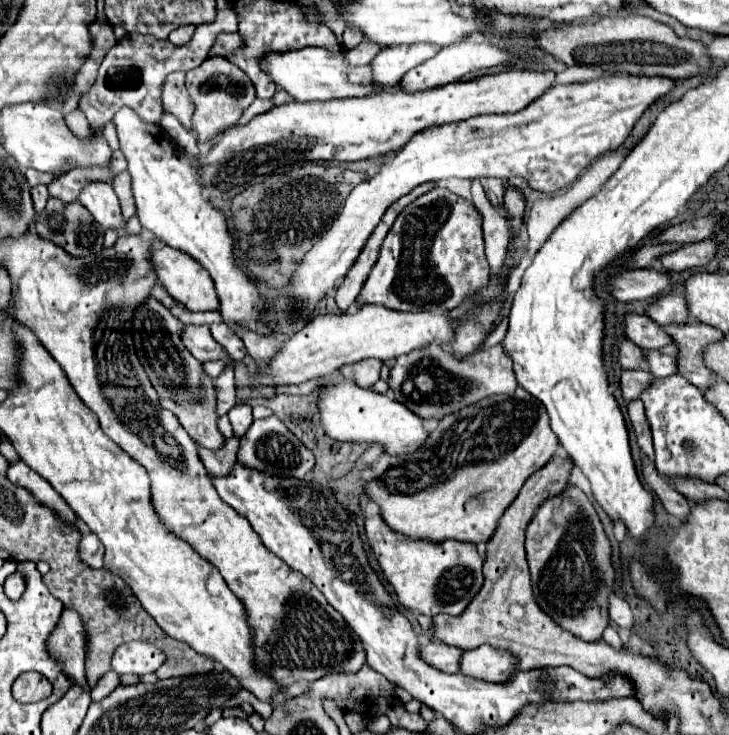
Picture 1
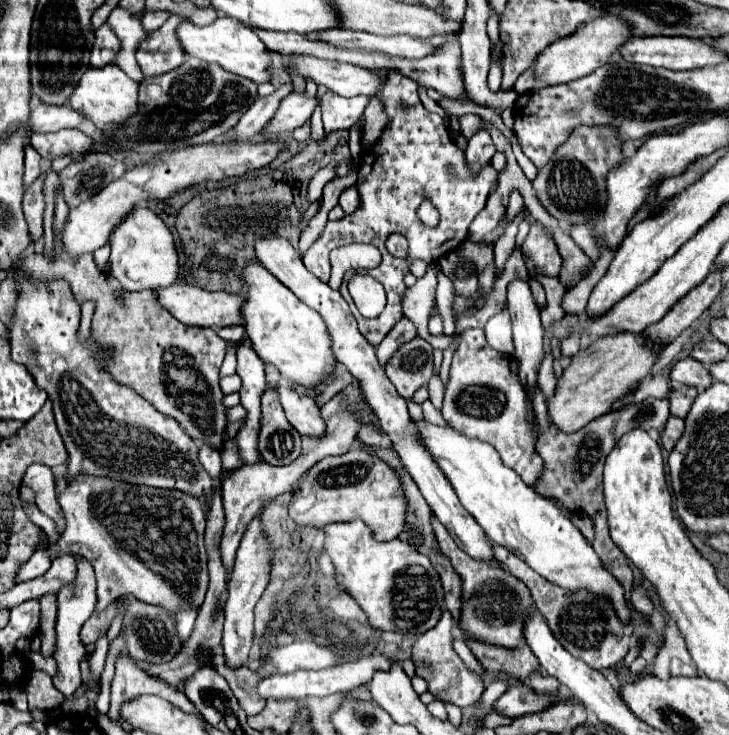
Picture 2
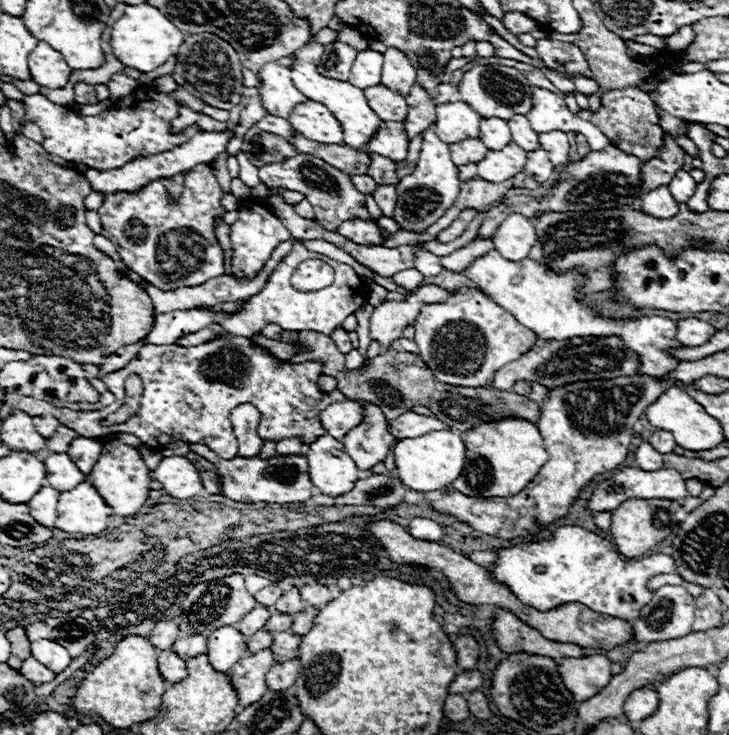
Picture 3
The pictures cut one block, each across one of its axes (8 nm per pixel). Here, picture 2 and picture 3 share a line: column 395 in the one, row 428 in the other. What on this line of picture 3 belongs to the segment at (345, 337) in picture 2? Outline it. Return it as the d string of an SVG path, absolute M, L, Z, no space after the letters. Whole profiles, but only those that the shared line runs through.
M412 410L400 414L398 418L390 420L388 424L388 432L396 438L396 440L404 440L404 438L416 438L420 434L432 432L432 430L446 430L444 422L440 422L438 418L428 418L428 416L420 416Z

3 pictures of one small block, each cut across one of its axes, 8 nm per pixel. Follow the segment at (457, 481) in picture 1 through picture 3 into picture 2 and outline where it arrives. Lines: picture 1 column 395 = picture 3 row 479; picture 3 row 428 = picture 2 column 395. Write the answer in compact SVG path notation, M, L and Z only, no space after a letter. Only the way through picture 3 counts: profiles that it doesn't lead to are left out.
M352 448L342 456L324 458L312 466L290 502L290 518L298 526L322 528L332 522L358 518L374 530L374 536L380 542L400 536L400 530L404 530L406 524L406 510L408 502L396 470L372 452L358 448Z

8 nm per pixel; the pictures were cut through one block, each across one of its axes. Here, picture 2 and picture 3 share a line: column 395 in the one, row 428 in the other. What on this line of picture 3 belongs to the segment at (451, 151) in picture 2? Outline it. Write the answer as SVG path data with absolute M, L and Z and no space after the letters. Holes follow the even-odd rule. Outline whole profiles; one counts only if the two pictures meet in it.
M224 332L222 336L216 336L216 340L210 340L206 344L200 346L178 346L178 344L164 344L164 346L154 346L154 344L144 344L140 348L140 352L136 354L136 358L122 370L106 374L102 380L108 384L108 390L114 392L116 400L114 404L96 410L96 412L74 412L70 408L56 408L44 400L36 400L32 396L22 396L16 392L6 392L4 394L4 402L12 408L20 408L26 414L32 416L54 416L60 424L76 430L78 434L84 434L88 438L102 438L114 432L130 432L134 436L138 436L148 448L162 448L170 442L198 442L198 444L206 444L208 448L212 448L220 458L232 460L238 452L238 440L234 436L232 424L230 424L230 412L240 406L240 404L252 404L258 408L260 412L260 424L258 424L258 436L268 442L268 440L286 440L292 436L298 436L302 440L304 446L310 446L316 438L324 436L326 430L320 422L320 412L326 410L332 402L342 402L346 396L340 390L332 390L332 392L322 392L318 388L318 378L322 376L322 364L320 362L300 362L300 364L290 364L290 362L280 362L278 358L274 358L266 348L252 344L250 338L246 336L238 336L238 334L230 334ZM130 374L140 376L142 386L144 386L144 394L142 394L142 402L140 402L140 410L128 418L122 424L112 424L112 426L102 426L102 420L110 414L114 414L122 404L122 392L124 392L124 382Z

